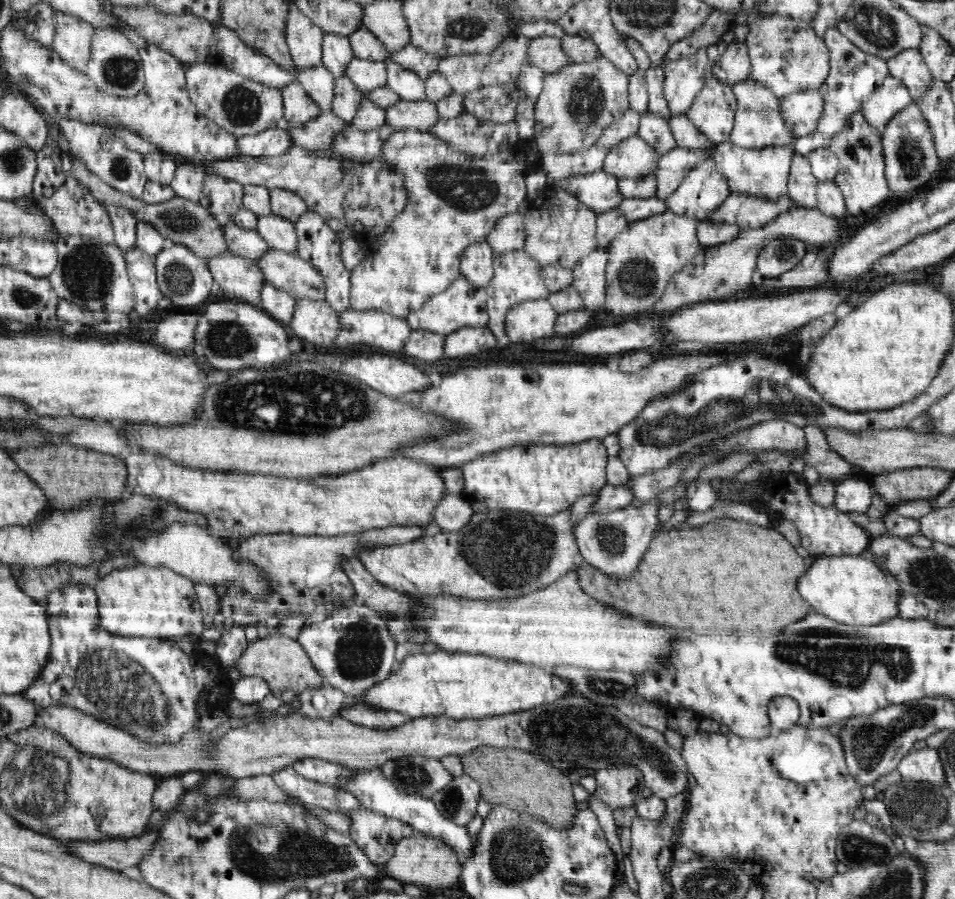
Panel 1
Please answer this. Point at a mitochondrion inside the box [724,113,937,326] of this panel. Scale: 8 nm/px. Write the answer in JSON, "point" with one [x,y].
{"point":[910,155]}

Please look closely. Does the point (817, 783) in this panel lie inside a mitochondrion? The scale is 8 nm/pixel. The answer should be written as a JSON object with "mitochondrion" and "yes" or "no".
{"mitochondrion":"no"}

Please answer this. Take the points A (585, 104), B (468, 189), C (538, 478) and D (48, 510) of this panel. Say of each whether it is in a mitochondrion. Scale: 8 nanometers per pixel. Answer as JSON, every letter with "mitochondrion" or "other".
{"A":"mitochondrion","B":"mitochondrion","C":"other","D":"other"}

